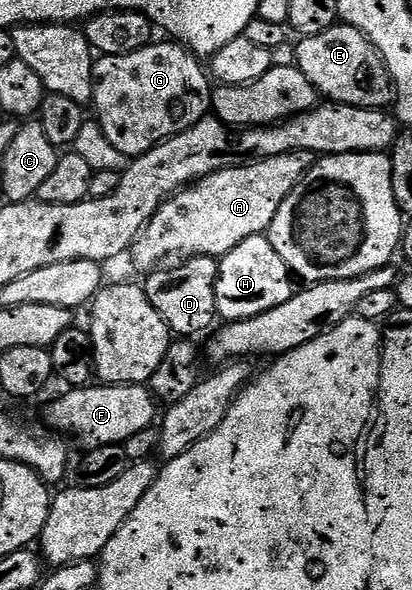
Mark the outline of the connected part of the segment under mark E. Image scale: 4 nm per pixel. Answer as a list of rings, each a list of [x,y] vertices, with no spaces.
[[[338,23],[334,27],[322,31],[322,35],[301,37],[295,43],[297,45],[294,64],[302,71],[302,75],[306,75],[306,79],[310,79],[310,83],[316,88],[316,92],[321,98],[367,109],[384,109],[393,104],[392,76],[388,73],[382,55],[372,46],[370,39],[366,39],[366,35],[362,35],[362,31],[358,31],[353,25]]]

